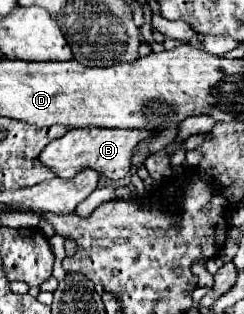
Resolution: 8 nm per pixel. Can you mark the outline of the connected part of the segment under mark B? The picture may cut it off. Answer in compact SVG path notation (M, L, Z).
M74 128L66 136L52 140L42 152L40 162L50 168L60 178L72 178L82 168L96 168L110 180L122 180L130 172L130 158L140 140L150 138L150 132L142 130L124 130L124 128Z

